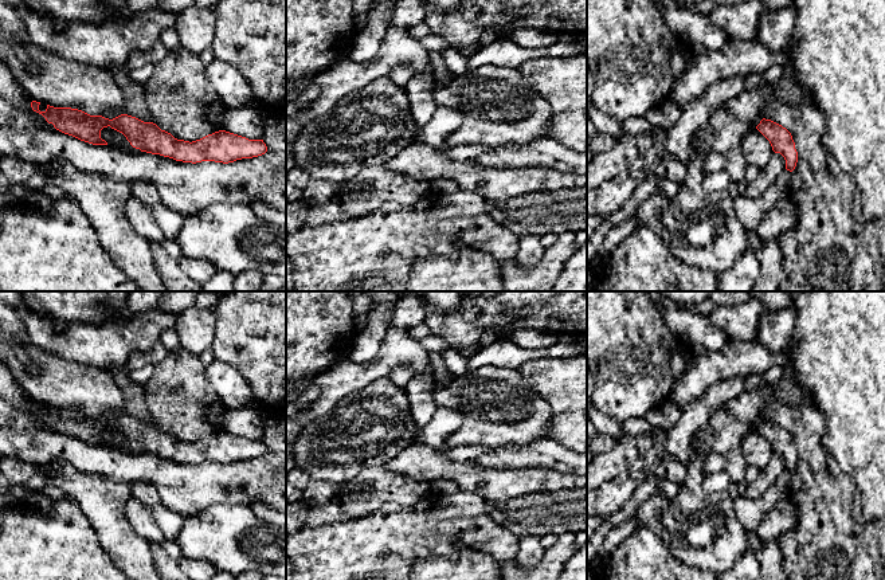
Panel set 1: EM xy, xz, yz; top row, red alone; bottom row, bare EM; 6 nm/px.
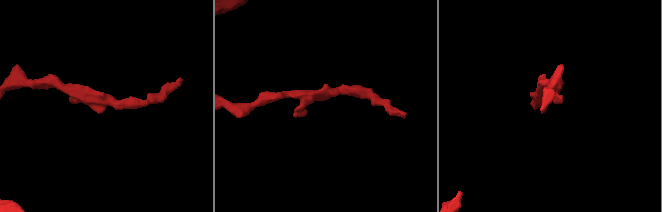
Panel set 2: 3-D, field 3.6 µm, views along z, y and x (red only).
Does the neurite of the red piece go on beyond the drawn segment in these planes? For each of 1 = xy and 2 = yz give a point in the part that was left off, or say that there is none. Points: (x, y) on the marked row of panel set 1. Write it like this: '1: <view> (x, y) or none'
1: none
2: none

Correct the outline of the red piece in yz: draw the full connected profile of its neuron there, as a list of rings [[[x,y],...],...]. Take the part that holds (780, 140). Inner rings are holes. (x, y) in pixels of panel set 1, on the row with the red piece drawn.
[[[763,118],[756,129],[770,141],[772,150],[786,160],[786,169],[792,172],[798,162],[798,152],[791,133],[782,125]]]

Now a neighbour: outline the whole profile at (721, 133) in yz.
[[[718,107],[705,124],[693,132],[692,138],[698,137],[701,144],[697,150],[689,149],[685,176],[678,183],[678,193],[670,200],[676,213],[697,213],[704,208],[713,207],[723,196],[709,193],[702,188],[702,180],[706,175],[704,162],[712,152],[724,157],[724,171],[733,183],[744,181],[748,164],[743,156],[741,144],[749,130],[748,124],[736,119],[724,107]]]

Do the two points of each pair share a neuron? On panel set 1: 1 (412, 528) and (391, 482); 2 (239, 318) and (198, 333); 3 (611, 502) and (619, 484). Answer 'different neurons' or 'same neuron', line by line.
1: different neurons
2: different neurons
3: same neuron

